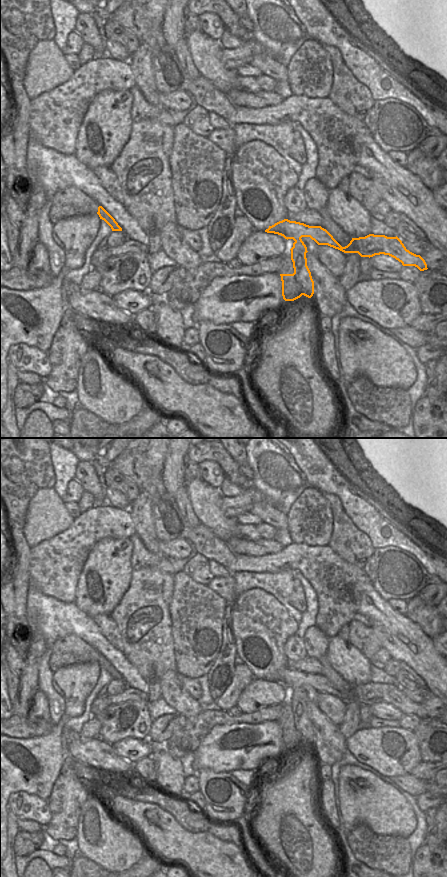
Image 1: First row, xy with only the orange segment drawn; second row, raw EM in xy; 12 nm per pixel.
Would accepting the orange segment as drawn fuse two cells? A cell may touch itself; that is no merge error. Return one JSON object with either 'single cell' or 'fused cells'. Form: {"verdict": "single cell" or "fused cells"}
{"verdict": "fused cells"}

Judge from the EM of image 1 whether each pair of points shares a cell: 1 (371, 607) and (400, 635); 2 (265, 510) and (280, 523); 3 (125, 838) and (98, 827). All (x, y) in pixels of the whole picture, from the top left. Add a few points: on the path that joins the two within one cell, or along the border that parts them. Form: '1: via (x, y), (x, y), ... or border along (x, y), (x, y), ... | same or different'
1: via (378, 613), (393, 628) | same
2: via (269, 514), (276, 519) | same
3: via (118, 838), (109, 838), (105, 834) | same

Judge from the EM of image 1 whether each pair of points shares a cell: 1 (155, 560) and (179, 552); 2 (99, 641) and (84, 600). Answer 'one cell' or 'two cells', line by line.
1: two cells
2: two cells

